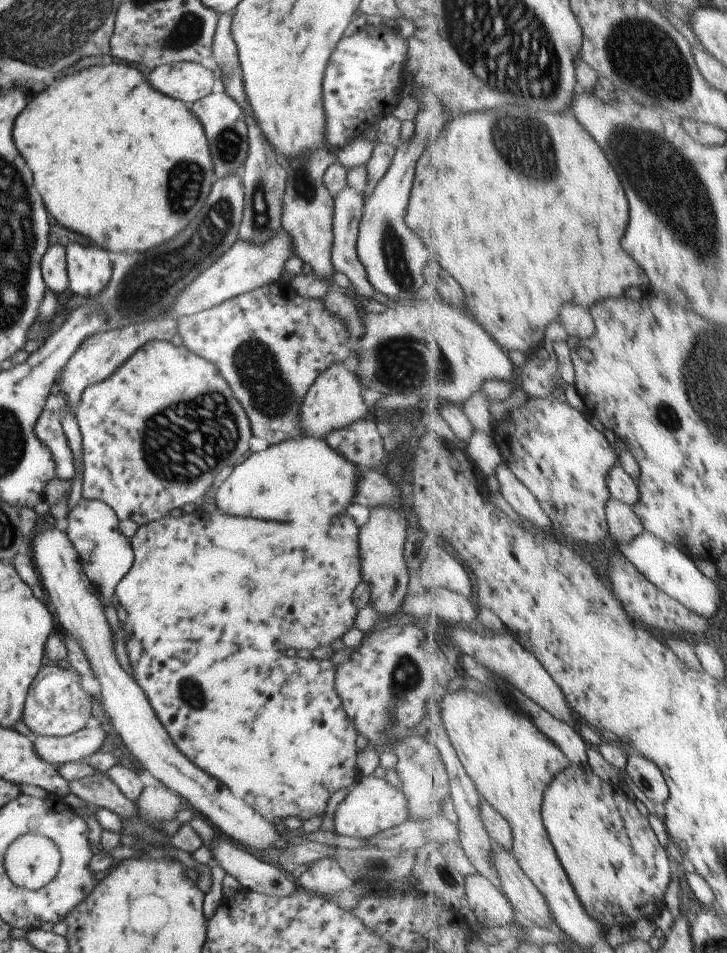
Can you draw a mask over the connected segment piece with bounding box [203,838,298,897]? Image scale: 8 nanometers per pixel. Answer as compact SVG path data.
M217 838L213 845L210 842L203 842L203 845L209 848L212 854L215 854L215 848L218 848L210 864L219 864L243 889L282 897L288 897L296 892L298 886L295 880L270 863L257 860L256 857L235 848L225 840Z

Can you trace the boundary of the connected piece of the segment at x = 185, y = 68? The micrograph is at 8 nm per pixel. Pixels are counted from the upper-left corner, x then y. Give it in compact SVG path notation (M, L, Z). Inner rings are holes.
M193 61L174 62L151 69L149 84L161 94L179 99L186 106L217 89L217 76L211 68Z

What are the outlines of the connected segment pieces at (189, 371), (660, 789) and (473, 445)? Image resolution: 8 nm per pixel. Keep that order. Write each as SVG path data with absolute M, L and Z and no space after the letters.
M152 340L140 346L107 378L85 388L73 412L81 435L83 453L83 456L81 456L83 463L82 498L90 501L101 501L111 508L119 521L129 519L135 521L138 525L159 520L159 518L165 517L173 508L181 507L187 502L199 503L207 488L212 486L213 478L221 468L233 466L233 464L245 460L249 448L247 440L250 439L252 434L245 411L240 407L235 395L231 394L231 389L225 384L225 380L219 374L215 364L210 363L206 358L200 357L194 352L188 351L182 345L174 346L169 341Z
M639 754L629 755L626 771L634 782L634 789L648 804L665 804L669 800L669 785L663 772L651 760Z
M474 431L468 436L469 446L463 447L465 456L477 466L478 476L491 476L496 474L497 467L503 462L502 451L498 443L487 432Z

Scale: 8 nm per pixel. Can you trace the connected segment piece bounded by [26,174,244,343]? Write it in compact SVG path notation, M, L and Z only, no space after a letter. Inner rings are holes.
M229 174L216 179L207 193L203 208L191 220L187 230L173 236L169 242L159 244L147 252L121 252L112 262L112 273L109 282L98 295L84 297L71 294L67 302L55 311L50 322L41 320L33 322L26 330L26 340L37 340L42 343L53 334L64 322L68 313L87 304L95 304L106 315L104 330L123 328L132 324L154 321L172 308L182 290L210 264L221 256L237 239L244 192L239 174ZM159 302L159 310L157 310Z

